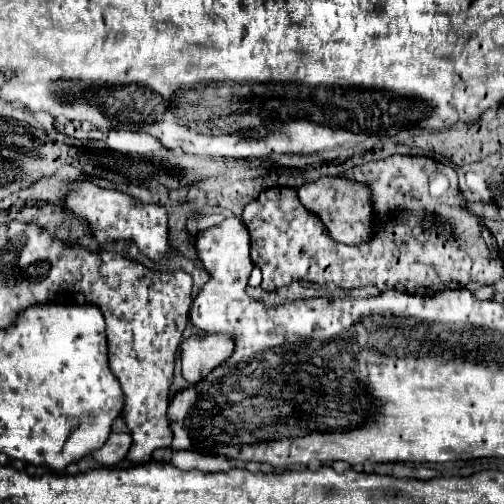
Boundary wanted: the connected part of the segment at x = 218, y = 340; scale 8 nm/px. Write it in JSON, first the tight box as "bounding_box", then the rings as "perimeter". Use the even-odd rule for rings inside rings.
{"bounding_box":[179,334,233,384],"perimeter":[[[221,334],[189,336],[179,348],[181,374],[189,384],[207,376],[215,366],[227,360],[233,352],[233,340]]]}

